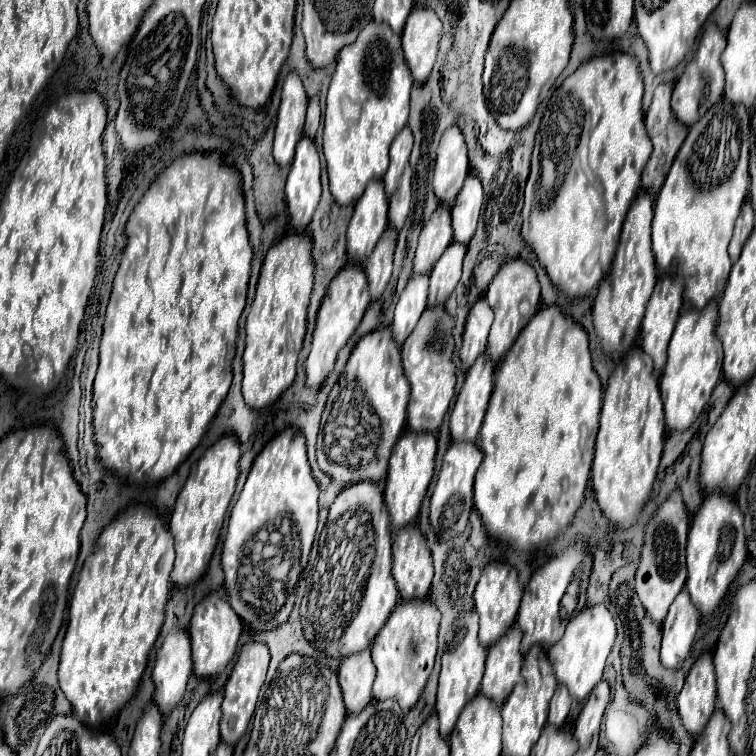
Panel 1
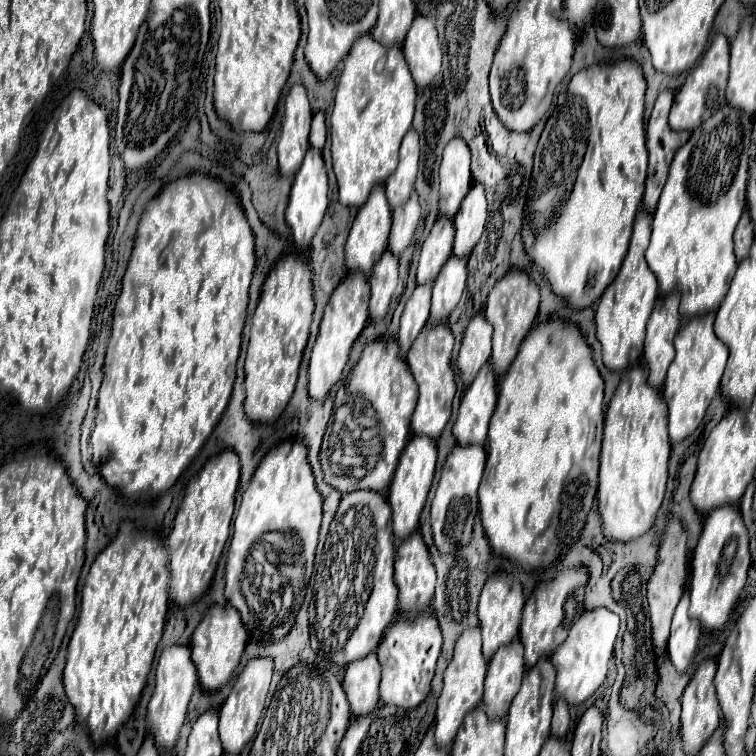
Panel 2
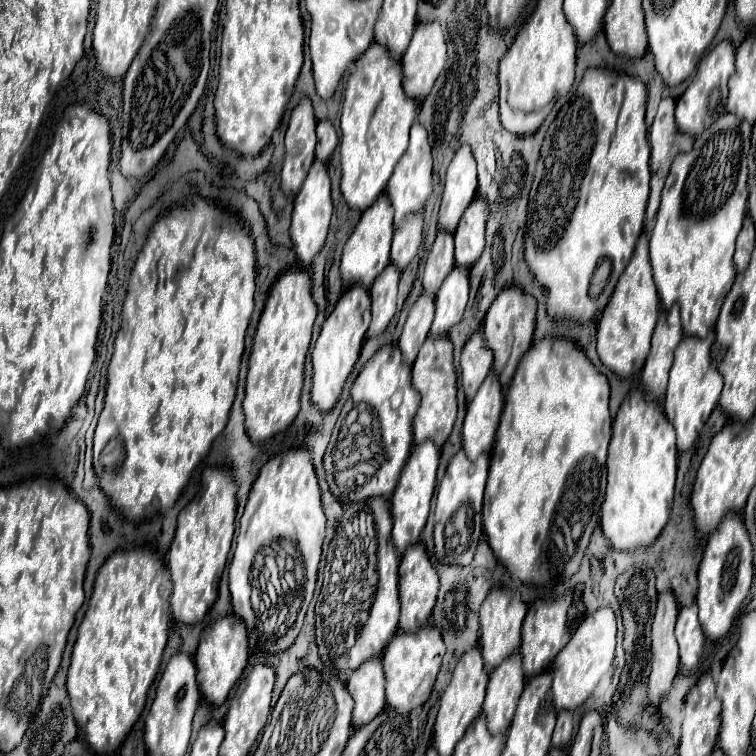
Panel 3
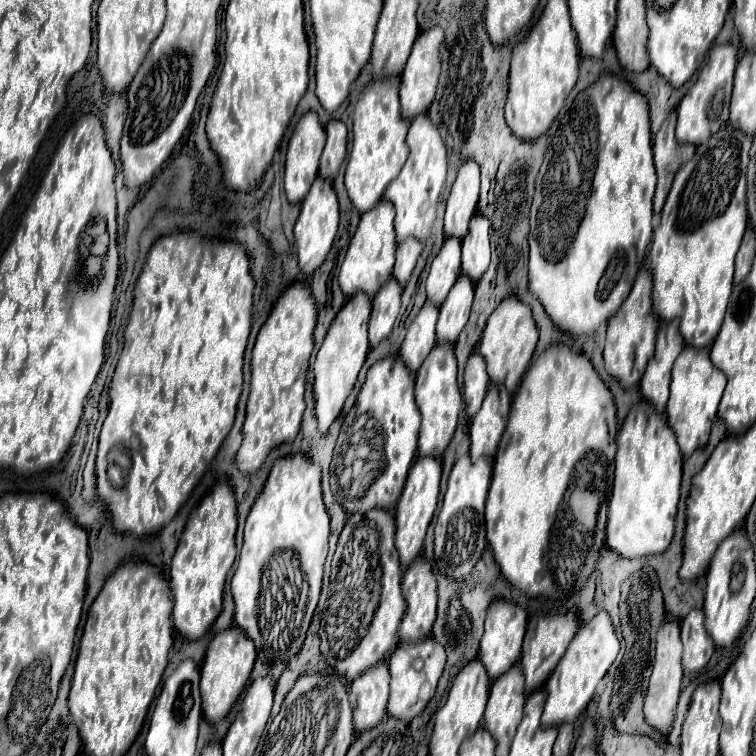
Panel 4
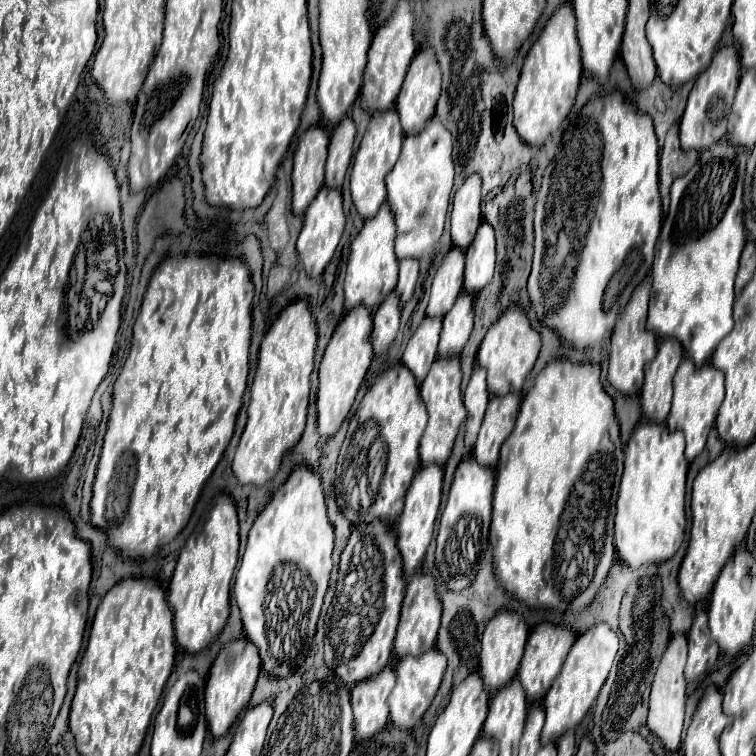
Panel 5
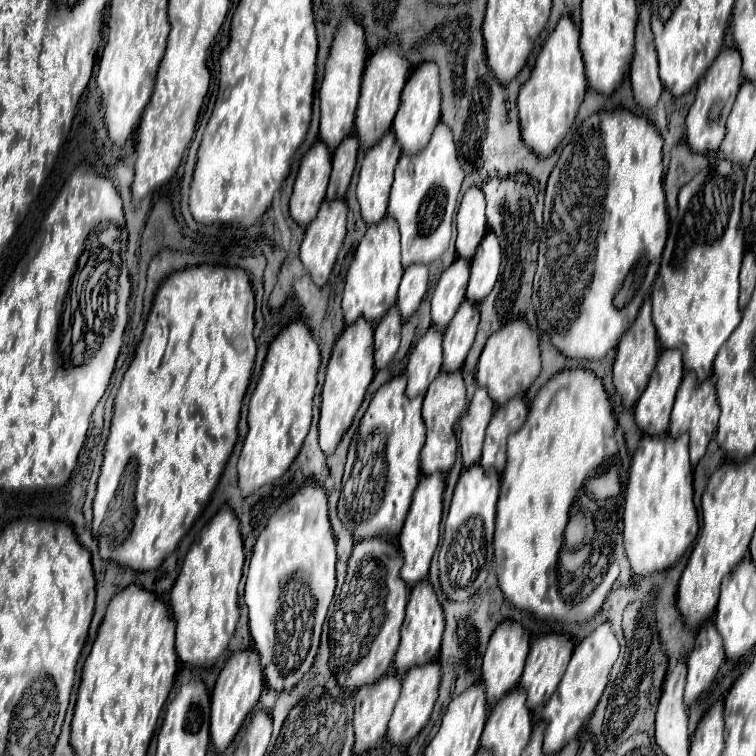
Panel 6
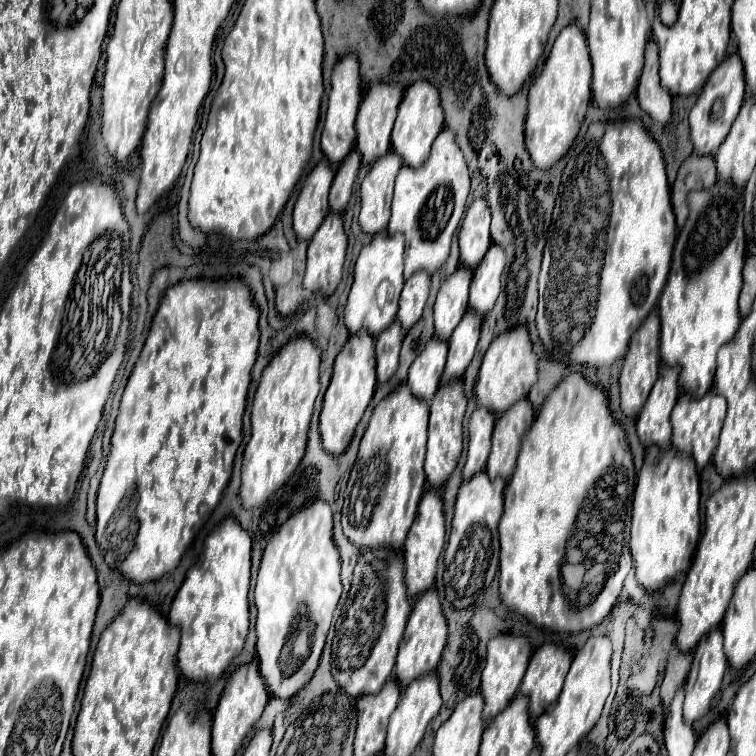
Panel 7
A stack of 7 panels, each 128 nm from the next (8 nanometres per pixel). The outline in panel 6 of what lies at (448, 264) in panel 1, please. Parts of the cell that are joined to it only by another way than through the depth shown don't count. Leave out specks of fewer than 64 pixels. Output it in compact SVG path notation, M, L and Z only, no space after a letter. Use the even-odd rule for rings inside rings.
M464 300L464 304L460 304L456 316L452 318L452 322L448 324L448 328L444 332L442 370L454 372L454 370L462 368L464 358L466 358L468 350L472 348L478 322L480 322L478 306L472 304L470 300Z

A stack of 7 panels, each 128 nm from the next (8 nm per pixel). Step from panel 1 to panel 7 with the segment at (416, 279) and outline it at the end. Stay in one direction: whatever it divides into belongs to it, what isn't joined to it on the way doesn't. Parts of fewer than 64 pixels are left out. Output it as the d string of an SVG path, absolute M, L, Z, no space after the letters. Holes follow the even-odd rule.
M432 338L418 358L412 362L408 372L408 386L416 398L430 400L440 386L440 376L446 364L448 344L444 340Z

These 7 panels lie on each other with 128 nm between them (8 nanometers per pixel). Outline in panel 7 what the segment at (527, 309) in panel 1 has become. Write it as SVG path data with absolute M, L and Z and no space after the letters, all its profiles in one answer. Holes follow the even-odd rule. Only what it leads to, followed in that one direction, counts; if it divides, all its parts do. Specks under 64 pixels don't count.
M518 326L506 330L504 334L492 340L490 348L484 354L474 392L480 406L486 406L494 414L502 414L516 400L526 398L528 390L536 384L536 380L538 380L538 356L532 352L532 342L528 338L526 326Z

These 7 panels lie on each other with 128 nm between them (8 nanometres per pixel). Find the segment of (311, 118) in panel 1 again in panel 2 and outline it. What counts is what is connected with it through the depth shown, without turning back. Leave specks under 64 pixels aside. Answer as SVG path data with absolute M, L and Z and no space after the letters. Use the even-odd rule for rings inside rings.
M316 112L312 118L312 128L310 128L310 144L314 148L322 148L326 142L326 124L324 124L324 112Z

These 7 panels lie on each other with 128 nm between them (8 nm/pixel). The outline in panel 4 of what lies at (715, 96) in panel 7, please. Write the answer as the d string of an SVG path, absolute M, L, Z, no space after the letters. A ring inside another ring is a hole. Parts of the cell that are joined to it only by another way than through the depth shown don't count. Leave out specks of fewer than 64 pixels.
M722 44L722 46L714 46L708 54L708 62L704 64L704 68L700 70L694 86L686 92L686 96L682 98L680 106L678 106L678 124L676 124L676 140L678 142L692 142L692 144L700 144L704 140L710 138L710 118L708 118L708 106L710 100L714 96L716 90L720 90L728 78L732 78L734 68L738 62L738 48L734 44Z

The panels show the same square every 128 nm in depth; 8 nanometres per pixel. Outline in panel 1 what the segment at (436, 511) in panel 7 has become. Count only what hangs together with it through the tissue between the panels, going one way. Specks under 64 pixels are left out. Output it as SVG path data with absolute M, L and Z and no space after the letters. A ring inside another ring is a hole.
M406 430L392 448L388 476L386 476L386 490L384 490L384 502L390 512L392 528L398 530L416 520L422 498L434 474L434 456L436 456L436 436L432 432Z

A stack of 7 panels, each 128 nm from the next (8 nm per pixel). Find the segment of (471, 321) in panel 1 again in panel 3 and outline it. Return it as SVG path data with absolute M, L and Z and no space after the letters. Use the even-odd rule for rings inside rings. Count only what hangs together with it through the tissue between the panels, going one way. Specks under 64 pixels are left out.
M476 330L462 348L460 354L460 370L462 370L462 386L466 398L470 400L492 366L492 352L486 348L486 340L482 330Z

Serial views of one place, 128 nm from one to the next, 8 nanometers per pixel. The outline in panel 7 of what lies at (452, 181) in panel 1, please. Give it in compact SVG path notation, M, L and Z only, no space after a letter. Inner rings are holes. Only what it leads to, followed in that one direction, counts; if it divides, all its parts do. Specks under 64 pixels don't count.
M476 198L466 210L458 238L460 238L460 264L474 270L484 258L488 246L492 244L490 208L484 198Z

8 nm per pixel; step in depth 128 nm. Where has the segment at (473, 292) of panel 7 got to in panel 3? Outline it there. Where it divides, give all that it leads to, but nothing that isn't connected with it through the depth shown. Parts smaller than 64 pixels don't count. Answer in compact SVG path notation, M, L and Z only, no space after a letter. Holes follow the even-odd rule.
M476 196L472 204L466 208L456 232L454 232L454 256L456 266L470 268L484 250L484 230L488 222L490 210L488 202L482 196Z

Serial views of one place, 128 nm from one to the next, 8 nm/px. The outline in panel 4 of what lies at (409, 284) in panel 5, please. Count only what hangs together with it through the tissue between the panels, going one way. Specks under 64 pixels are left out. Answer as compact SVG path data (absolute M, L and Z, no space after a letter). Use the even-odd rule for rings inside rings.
M404 240L404 244L398 244L396 250L396 264L394 264L394 278L398 280L400 286L404 286L416 266L416 260L422 252L424 244L420 240Z

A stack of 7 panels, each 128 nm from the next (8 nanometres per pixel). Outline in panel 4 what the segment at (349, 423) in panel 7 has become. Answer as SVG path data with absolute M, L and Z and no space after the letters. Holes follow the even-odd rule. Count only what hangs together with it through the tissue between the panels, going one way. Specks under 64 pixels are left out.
M362 292L350 296L342 310L336 314L334 322L330 324L324 344L316 354L314 362L314 398L316 398L316 418L320 432L328 432L330 424L338 418L344 400L348 398L350 390L354 388L356 376L366 360L368 354L368 320L370 320L372 302Z

